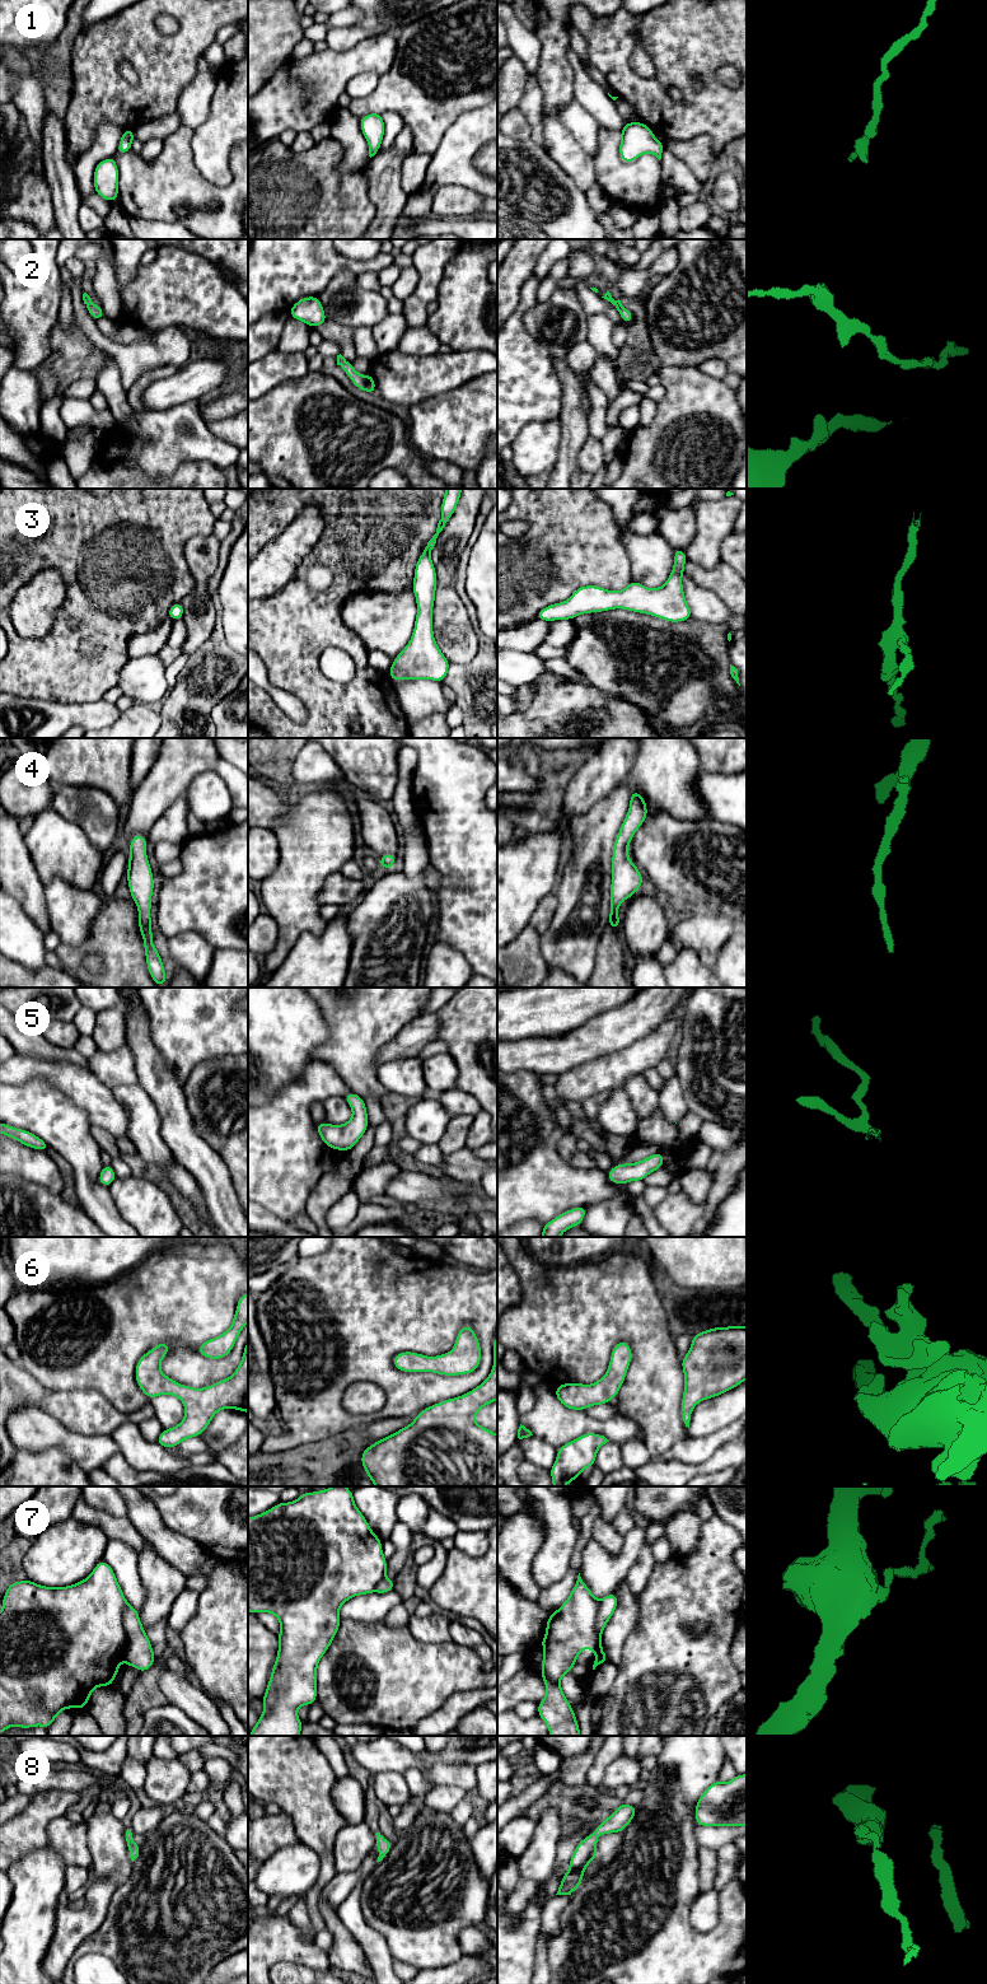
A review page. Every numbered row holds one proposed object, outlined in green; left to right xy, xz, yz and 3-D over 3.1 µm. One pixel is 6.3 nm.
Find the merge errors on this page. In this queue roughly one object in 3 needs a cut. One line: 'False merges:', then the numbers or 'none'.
False merges: 7

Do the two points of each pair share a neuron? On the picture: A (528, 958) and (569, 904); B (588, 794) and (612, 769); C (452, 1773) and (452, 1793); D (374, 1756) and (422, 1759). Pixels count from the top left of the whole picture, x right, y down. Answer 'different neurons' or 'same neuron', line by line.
A: different neurons
B: same neuron
C: different neurons
D: same neuron

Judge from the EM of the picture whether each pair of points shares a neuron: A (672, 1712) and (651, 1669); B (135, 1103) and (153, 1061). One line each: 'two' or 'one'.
A: one
B: two

